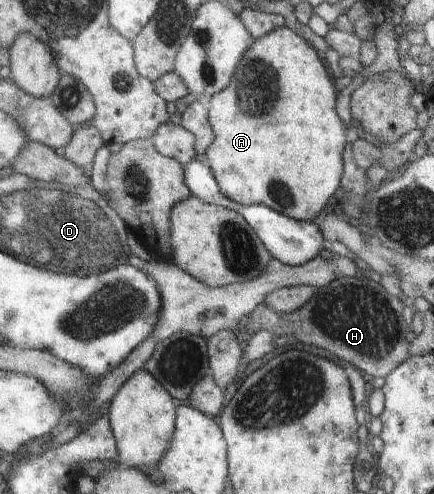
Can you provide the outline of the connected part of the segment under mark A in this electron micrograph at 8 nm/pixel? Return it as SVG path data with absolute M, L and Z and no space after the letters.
M278 27L252 43L228 86L212 96L207 113L215 140L205 160L225 197L242 206L261 204L306 222L316 219L326 207L335 208L343 188L347 146L355 131L344 127L340 119L340 91L336 91L333 72L328 71L329 63L324 62L324 55L300 31Z

